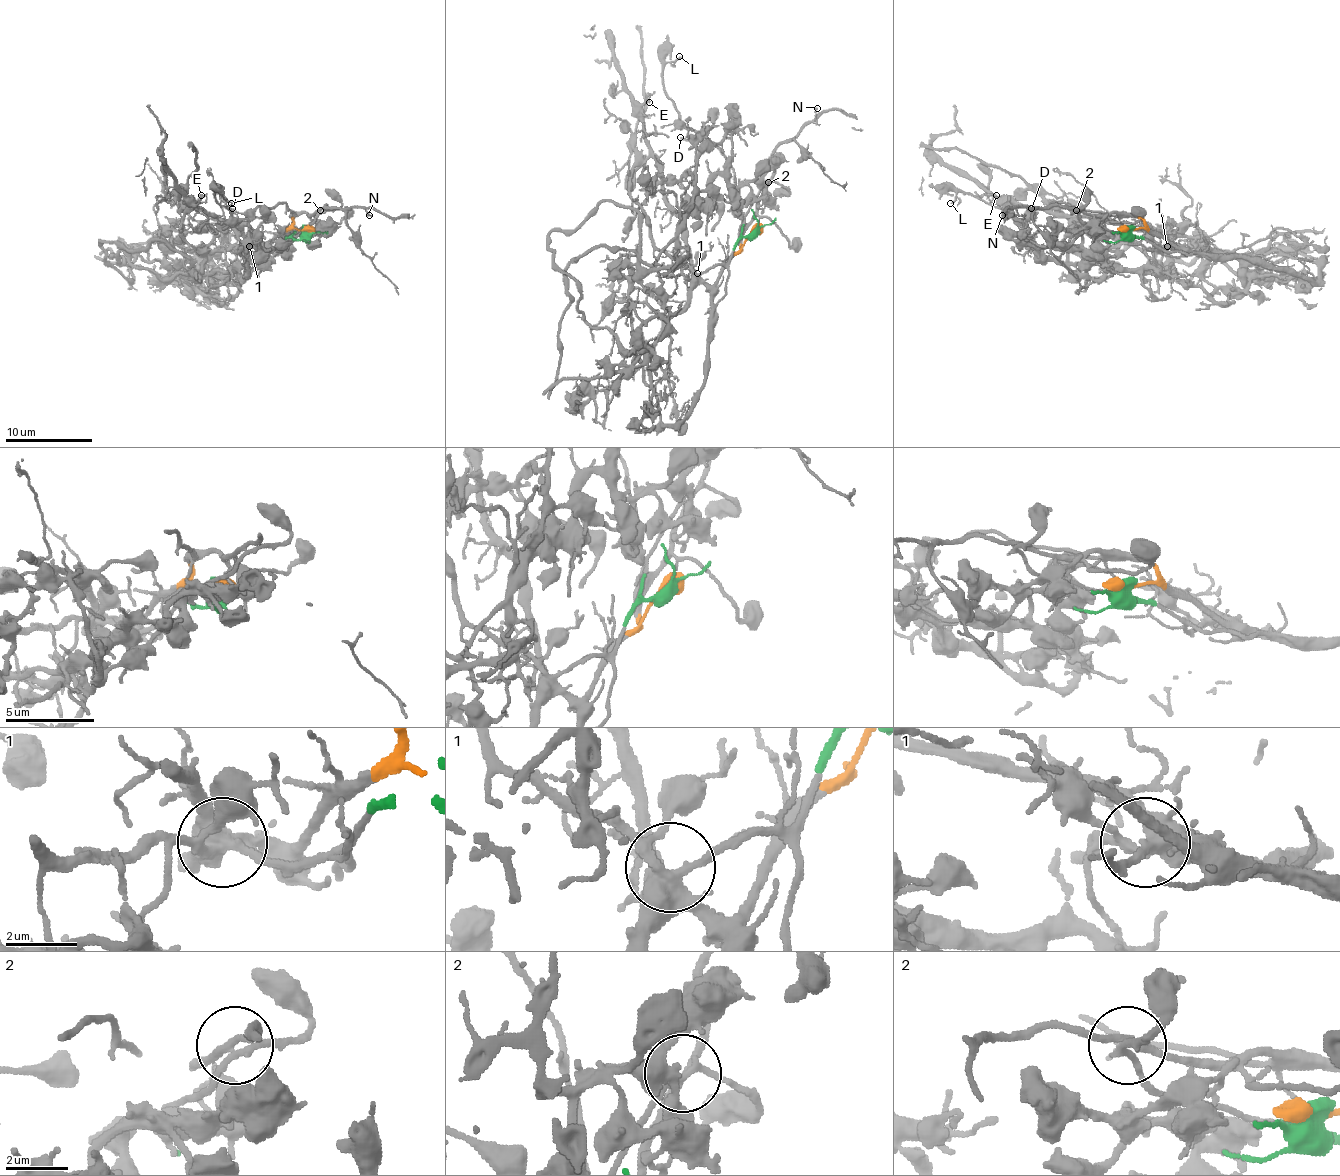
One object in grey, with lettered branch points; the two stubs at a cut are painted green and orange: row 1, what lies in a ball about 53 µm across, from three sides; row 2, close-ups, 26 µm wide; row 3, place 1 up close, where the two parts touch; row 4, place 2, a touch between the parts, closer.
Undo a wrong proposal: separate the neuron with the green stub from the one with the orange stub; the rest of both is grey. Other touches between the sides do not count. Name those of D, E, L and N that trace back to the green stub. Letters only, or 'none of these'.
E

